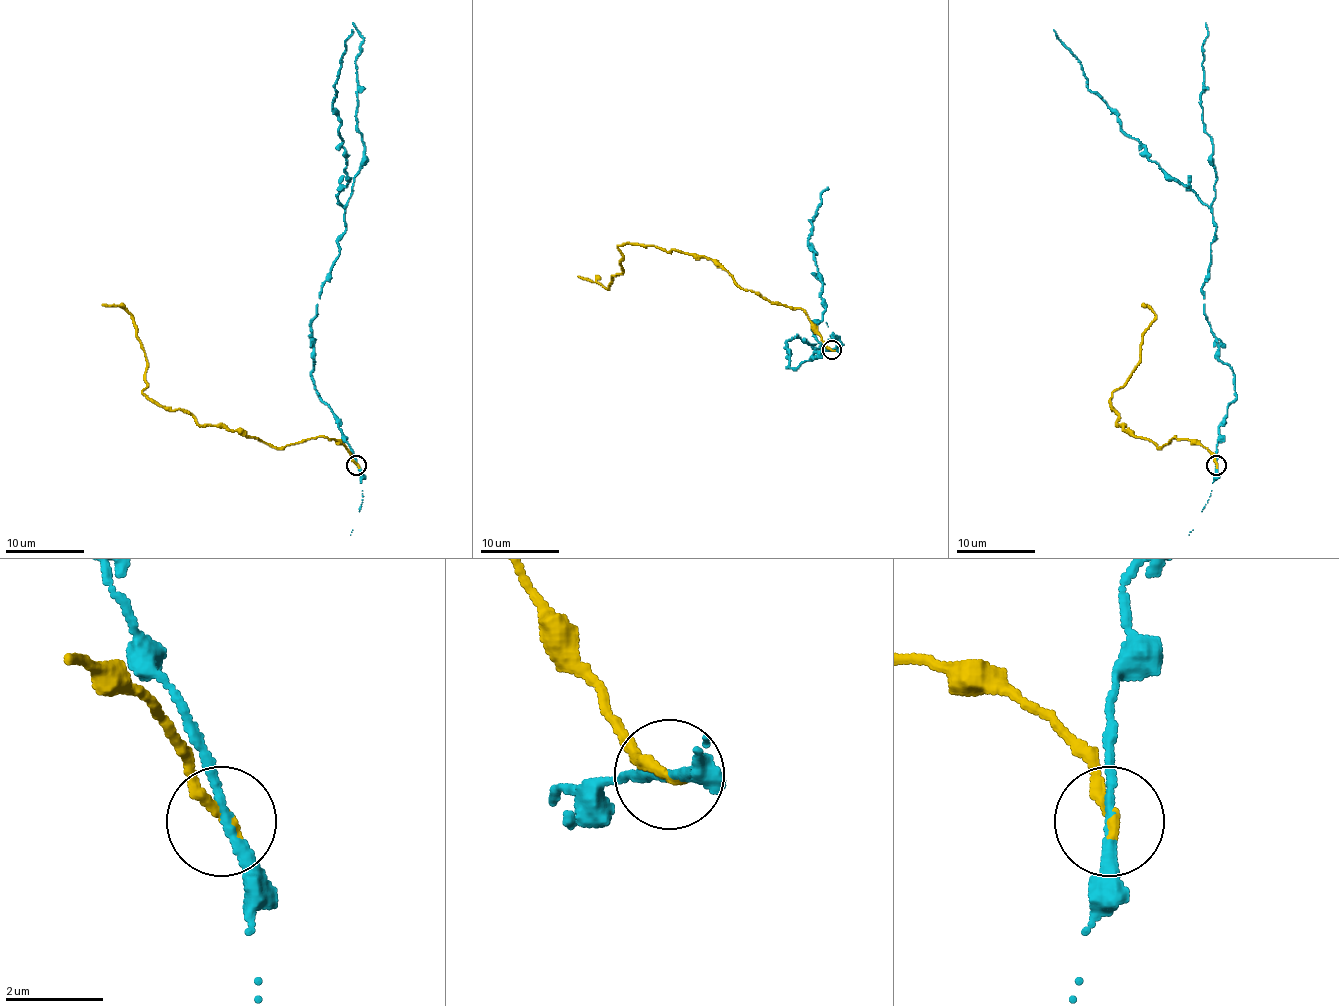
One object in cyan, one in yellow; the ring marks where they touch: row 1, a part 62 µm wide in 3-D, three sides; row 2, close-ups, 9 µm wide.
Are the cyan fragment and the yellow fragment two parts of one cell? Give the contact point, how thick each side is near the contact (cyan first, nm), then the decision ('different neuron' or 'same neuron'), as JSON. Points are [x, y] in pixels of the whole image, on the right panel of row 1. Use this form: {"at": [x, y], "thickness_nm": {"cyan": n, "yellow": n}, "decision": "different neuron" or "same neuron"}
{"at": [1216, 465], "thickness_nm": {"cyan": 190, "yellow": 280}, "decision": "different neuron"}

